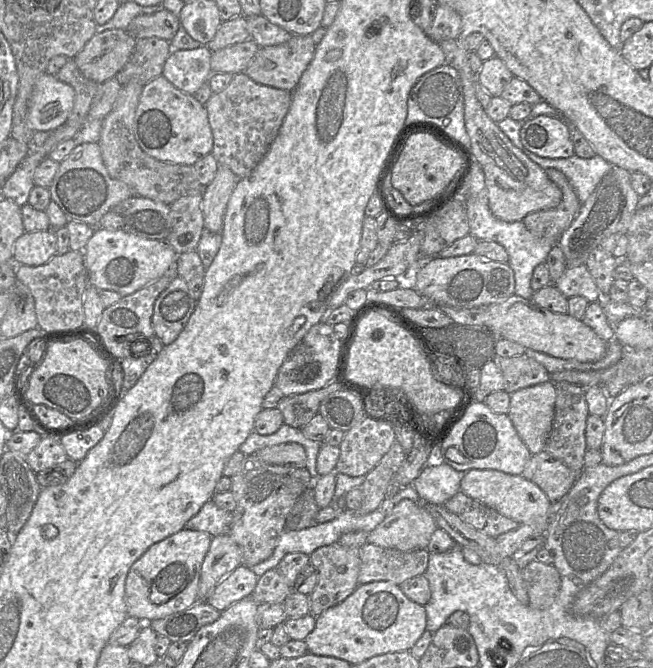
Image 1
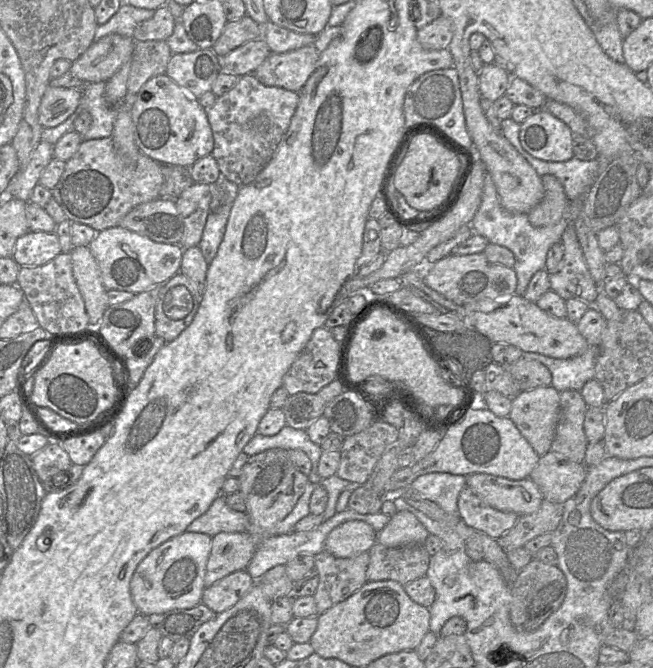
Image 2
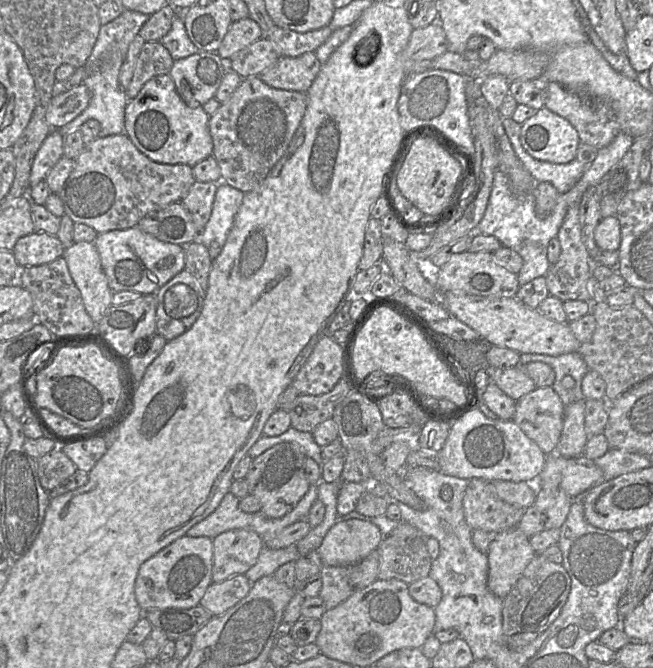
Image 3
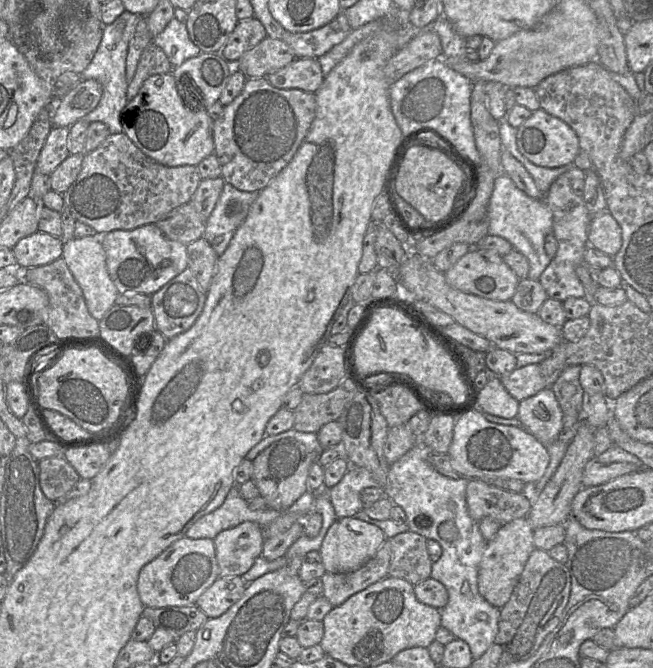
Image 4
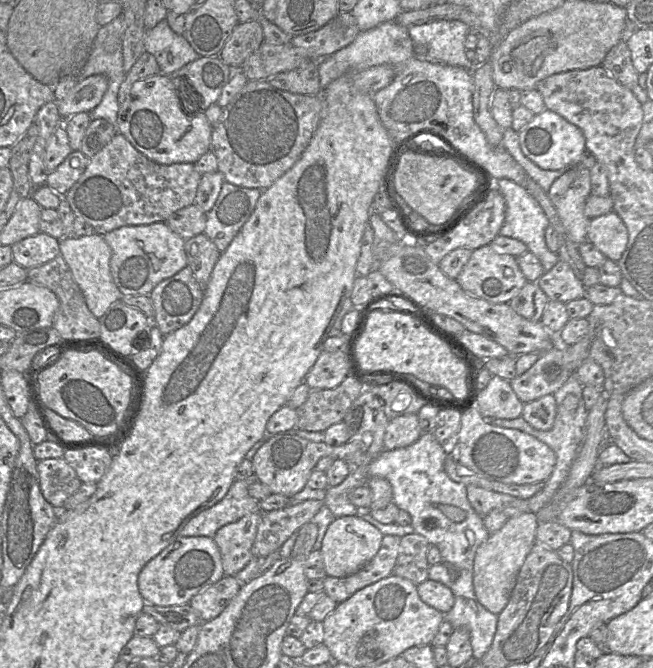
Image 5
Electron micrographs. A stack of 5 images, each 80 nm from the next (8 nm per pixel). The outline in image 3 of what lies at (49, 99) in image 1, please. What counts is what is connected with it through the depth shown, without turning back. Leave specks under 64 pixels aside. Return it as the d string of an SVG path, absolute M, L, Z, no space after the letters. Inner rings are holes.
M82 83L71 90L52 97L46 120L52 129L60 129L81 114L89 105L91 95Z

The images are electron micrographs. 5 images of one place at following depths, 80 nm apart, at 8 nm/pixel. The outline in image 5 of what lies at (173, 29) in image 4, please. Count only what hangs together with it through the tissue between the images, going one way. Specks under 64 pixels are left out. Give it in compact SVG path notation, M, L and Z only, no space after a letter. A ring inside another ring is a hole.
M166 19L146 31L144 48L157 60L159 74L167 76L199 57L186 37L174 32Z

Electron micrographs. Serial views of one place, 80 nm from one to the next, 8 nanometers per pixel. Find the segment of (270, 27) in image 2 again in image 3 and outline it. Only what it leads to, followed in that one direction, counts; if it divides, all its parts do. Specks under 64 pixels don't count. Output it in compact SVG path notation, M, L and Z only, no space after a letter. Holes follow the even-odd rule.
M331 26L306 33L273 27L273 30L266 32L264 37L279 48L281 57L297 57L306 52L315 52L328 40L333 31Z

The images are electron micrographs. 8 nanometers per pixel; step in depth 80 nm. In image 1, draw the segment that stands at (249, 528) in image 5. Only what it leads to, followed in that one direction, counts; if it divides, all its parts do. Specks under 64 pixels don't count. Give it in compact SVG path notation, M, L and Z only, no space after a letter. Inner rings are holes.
M229 535L213 536L202 563L198 602L206 602L217 584L242 564L242 551Z

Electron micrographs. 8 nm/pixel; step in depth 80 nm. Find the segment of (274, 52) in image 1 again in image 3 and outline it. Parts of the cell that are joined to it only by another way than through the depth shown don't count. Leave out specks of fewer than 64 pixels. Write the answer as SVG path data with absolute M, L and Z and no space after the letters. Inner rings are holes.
M315 52L297 57L281 57L259 77L269 86L307 93L321 69Z

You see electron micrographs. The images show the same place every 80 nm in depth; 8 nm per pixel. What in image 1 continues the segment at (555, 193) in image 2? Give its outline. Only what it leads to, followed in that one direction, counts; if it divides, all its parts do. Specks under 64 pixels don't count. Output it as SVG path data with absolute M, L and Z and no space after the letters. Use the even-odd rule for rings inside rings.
M554 168L545 171L549 179L562 191L562 200L555 208L527 214L523 223L535 236L557 243L562 233L577 216L582 203L562 172Z

